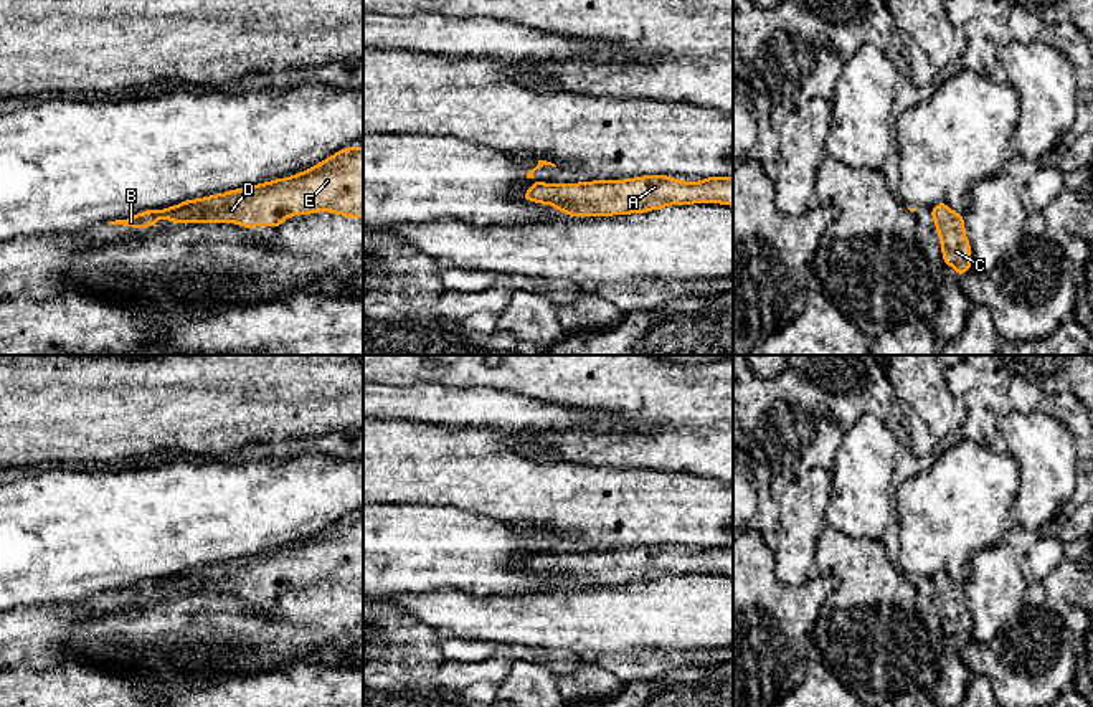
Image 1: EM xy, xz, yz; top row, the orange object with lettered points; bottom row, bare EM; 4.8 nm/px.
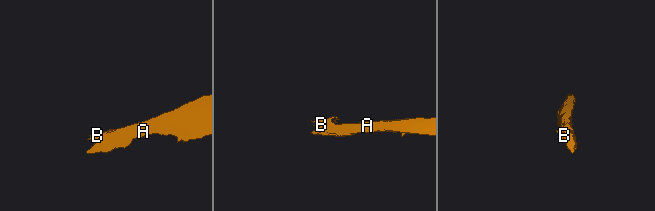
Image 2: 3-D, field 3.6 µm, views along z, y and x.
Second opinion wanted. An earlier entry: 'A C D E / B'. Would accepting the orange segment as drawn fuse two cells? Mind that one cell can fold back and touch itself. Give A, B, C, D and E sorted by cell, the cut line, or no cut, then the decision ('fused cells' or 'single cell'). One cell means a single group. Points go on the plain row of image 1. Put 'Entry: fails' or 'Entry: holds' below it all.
A C D E / B | xy (159, 580), (156, 587) | fused cells
Entry: holds

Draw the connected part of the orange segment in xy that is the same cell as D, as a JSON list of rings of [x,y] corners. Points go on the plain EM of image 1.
[[[345,517],[292,547],[185,570],[159,580],[170,593],[281,596],[289,586],[329,581],[363,588],[363,517]]]

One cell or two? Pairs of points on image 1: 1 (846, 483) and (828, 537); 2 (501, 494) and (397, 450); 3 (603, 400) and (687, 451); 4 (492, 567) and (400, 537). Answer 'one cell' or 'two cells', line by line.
1: two cells
2: one cell
3: one cell
4: one cell

